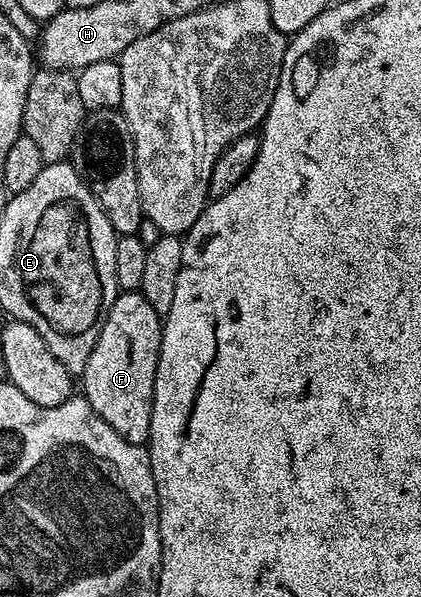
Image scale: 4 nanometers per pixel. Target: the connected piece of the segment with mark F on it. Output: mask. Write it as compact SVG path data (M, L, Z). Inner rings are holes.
M136 290L118 293L111 312L107 312L101 326L99 340L93 346L85 369L79 375L79 386L83 397L95 408L95 412L123 440L136 446L145 446L151 432L151 408L155 372L161 351L162 315L147 304L147 300Z

